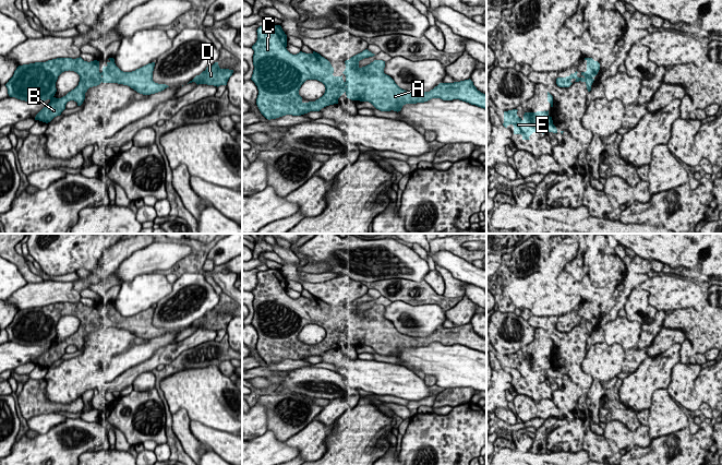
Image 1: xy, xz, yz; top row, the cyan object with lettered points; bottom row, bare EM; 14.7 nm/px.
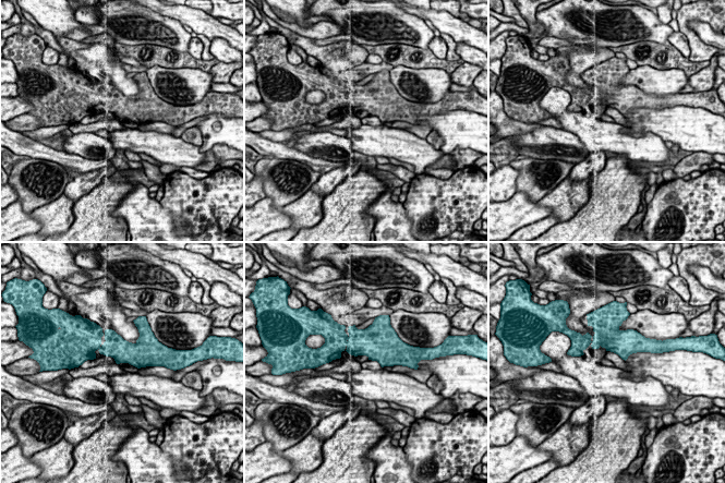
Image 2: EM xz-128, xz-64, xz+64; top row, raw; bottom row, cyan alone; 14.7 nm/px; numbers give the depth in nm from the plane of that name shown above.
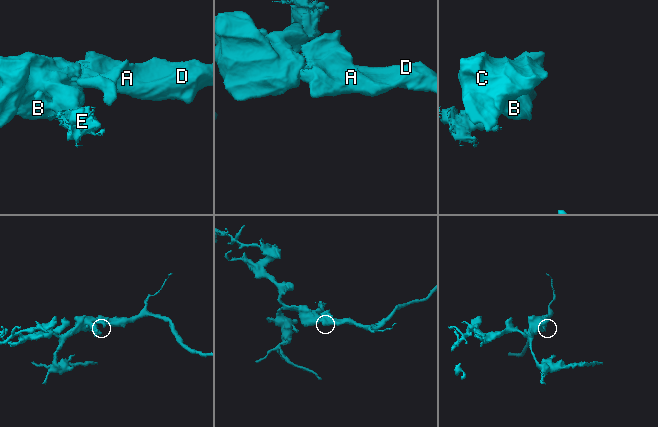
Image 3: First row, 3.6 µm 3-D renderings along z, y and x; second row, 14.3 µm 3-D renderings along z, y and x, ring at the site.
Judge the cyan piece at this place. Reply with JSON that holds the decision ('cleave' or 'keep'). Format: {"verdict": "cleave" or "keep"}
{"verdict": "keep"}

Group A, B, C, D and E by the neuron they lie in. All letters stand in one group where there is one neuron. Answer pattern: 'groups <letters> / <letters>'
groups A B C D E

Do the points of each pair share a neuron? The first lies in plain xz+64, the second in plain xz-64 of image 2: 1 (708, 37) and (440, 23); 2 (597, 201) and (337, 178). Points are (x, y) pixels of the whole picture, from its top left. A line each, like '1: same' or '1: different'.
1: same
2: different

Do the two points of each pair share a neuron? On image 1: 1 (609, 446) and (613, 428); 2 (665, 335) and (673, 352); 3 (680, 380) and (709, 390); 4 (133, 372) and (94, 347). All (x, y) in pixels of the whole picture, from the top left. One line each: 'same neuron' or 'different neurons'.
1: different neurons
2: different neurons
3: different neurons
4: different neurons

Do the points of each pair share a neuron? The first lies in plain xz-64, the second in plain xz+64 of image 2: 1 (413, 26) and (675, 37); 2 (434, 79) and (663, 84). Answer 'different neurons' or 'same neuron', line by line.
1: different neurons
2: same neuron

